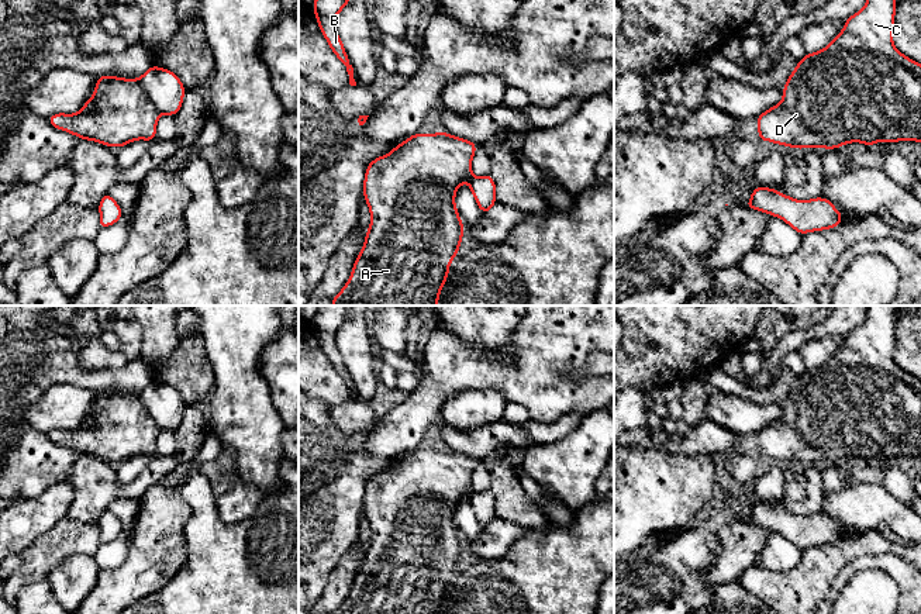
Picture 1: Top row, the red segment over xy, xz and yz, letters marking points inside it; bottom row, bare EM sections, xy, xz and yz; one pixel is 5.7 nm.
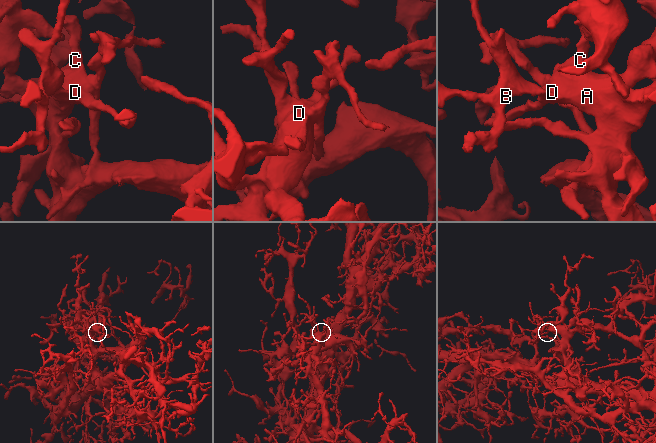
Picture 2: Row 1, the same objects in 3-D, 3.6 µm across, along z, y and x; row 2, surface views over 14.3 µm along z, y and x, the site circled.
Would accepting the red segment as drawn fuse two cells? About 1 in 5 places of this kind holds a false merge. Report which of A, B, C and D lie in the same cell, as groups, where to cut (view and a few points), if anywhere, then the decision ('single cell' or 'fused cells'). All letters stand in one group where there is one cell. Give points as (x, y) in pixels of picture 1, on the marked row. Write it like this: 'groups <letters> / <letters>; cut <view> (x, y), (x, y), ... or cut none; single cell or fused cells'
groups A B C D; cut none; single cell

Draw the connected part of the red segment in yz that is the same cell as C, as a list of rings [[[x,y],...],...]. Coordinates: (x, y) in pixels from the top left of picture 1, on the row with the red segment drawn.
[[[866,0],[866,6],[845,20],[844,30],[824,49],[806,54],[783,87],[783,100],[758,115],[759,141],[804,149],[835,149],[848,142],[873,146],[877,141],[921,142],[921,65],[893,45],[894,0]]]

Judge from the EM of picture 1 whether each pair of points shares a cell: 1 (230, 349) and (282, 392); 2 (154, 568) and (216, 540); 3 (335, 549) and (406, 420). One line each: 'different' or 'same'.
1: different
2: different
3: same

